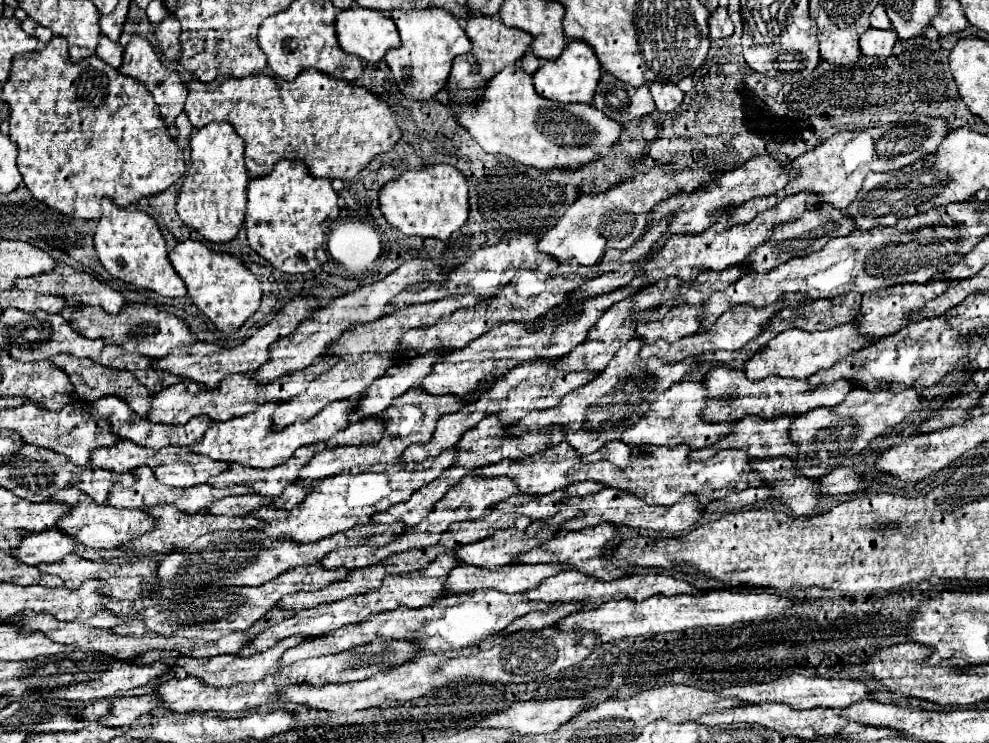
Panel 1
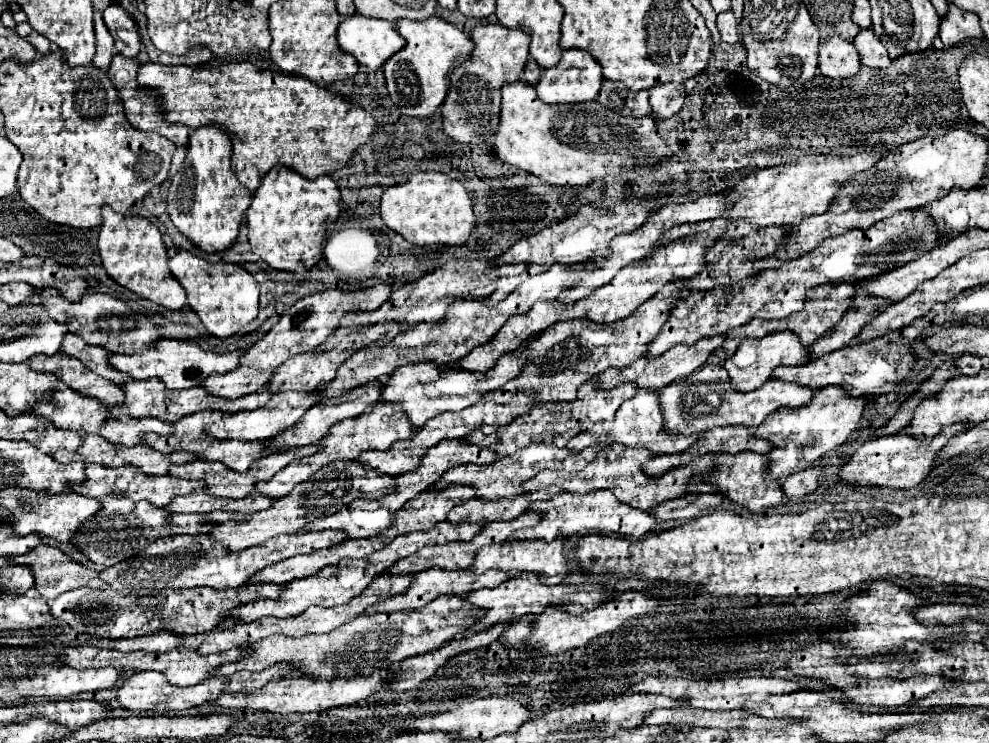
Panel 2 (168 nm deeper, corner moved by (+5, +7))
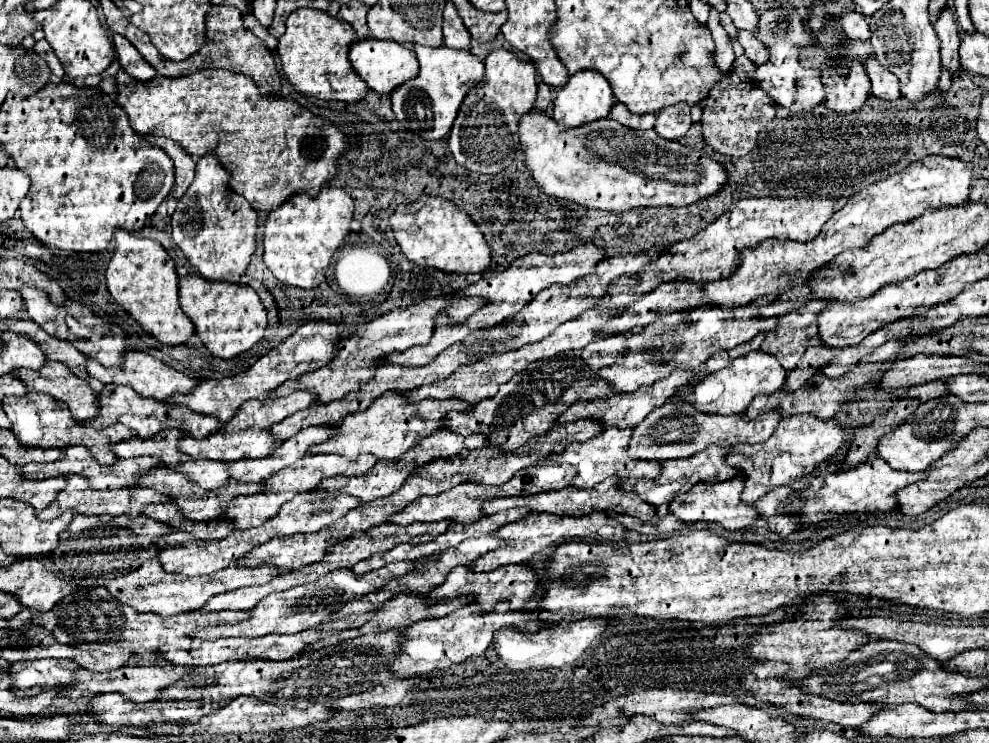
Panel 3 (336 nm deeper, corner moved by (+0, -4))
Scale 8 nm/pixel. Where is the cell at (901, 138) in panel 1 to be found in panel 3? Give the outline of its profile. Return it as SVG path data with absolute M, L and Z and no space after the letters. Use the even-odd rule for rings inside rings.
M744 197L730 205L726 213L722 213L714 223L710 223L698 235L678 241L668 247L656 261L648 263L636 277L616 279L608 287L608 295L644 295L654 291L660 283L672 279L688 279L696 283L716 281L730 277L738 267L740 253L744 249L752 249L752 245L760 245L770 237L776 239L794 239L794 241L810 241L822 229L822 225L836 211L838 197Z

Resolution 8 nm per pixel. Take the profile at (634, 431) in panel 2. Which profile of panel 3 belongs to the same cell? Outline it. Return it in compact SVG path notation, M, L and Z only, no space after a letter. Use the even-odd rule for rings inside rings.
M606 429L602 435L592 437L584 443L570 443L566 447L566 451L562 453L560 461L572 463L576 467L576 479L574 479L574 487L580 489L590 489L596 483L618 475L622 479L626 477L636 477L636 479L652 479L660 473L660 463L662 461L632 461L632 457L628 457L628 437L632 437L632 429Z

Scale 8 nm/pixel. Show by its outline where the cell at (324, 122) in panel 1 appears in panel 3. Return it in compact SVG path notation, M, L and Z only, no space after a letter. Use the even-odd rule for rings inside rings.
M124 69L116 73L118 105L130 117L130 125L138 135L162 135L178 141L190 155L216 153L220 163L230 171L230 189L242 195L256 211L274 211L292 193L306 191L316 197L324 183L338 173L338 157L352 145L338 125L300 107L290 97L272 97L260 93L250 77L224 69L204 69L192 75L170 79L156 75L152 81L136 81Z

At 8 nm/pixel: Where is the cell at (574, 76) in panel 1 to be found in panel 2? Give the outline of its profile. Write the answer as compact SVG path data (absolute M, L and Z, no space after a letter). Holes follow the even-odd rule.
M565 50L561 62L543 72L537 84L537 94L545 104L579 104L597 100L601 84L603 84L601 66L599 62L595 62L595 58L591 58L591 54L583 50Z

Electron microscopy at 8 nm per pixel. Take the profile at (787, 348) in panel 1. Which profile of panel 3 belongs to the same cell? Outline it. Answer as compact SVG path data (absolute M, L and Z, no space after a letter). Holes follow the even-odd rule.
M752 351L752 353L746 353L738 359L734 359L730 367L710 373L710 375L702 377L700 381L692 383L690 389L688 389L688 385L678 389L676 395L672 397L672 401L684 399L684 401L696 405L698 411L706 411L706 413L720 413L720 415L744 413L744 409L750 405L750 401L756 395L774 393L776 389L782 389L786 383L786 377L788 377L788 371L780 365L780 361L776 361L776 357L772 357L770 353Z

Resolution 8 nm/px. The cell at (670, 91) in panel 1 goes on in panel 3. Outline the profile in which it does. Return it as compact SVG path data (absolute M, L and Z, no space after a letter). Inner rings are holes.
M680 103L680 105L672 105L668 109L662 109L658 113L654 131L658 135L662 135L664 139L680 139L686 135L686 131L690 129L692 119L690 119L690 105L688 103Z

